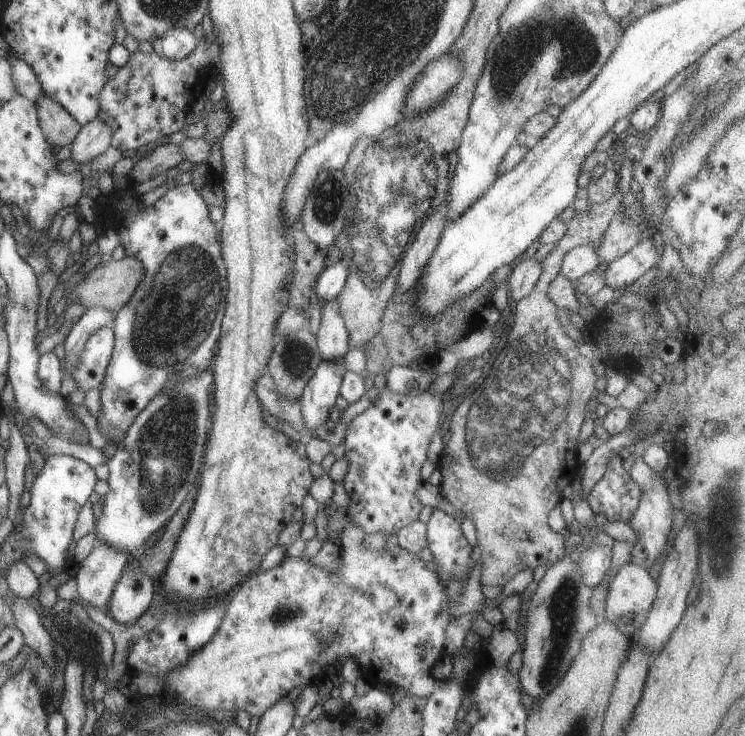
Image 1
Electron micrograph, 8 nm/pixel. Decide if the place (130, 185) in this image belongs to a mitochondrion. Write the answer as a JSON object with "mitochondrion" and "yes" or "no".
{"mitochondrion":"no"}

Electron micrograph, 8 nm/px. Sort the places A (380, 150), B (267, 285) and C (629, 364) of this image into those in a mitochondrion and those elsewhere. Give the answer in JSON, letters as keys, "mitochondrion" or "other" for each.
{"A":"mitochondrion","B":"other","C":"other"}

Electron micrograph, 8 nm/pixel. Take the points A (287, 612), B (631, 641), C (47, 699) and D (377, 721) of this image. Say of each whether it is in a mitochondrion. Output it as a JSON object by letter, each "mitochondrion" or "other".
{"A":"mitochondrion","B":"other","C":"other","D":"other"}

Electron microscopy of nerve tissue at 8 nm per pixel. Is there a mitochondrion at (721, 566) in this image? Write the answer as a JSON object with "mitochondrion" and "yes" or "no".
{"mitochondrion":"yes"}

